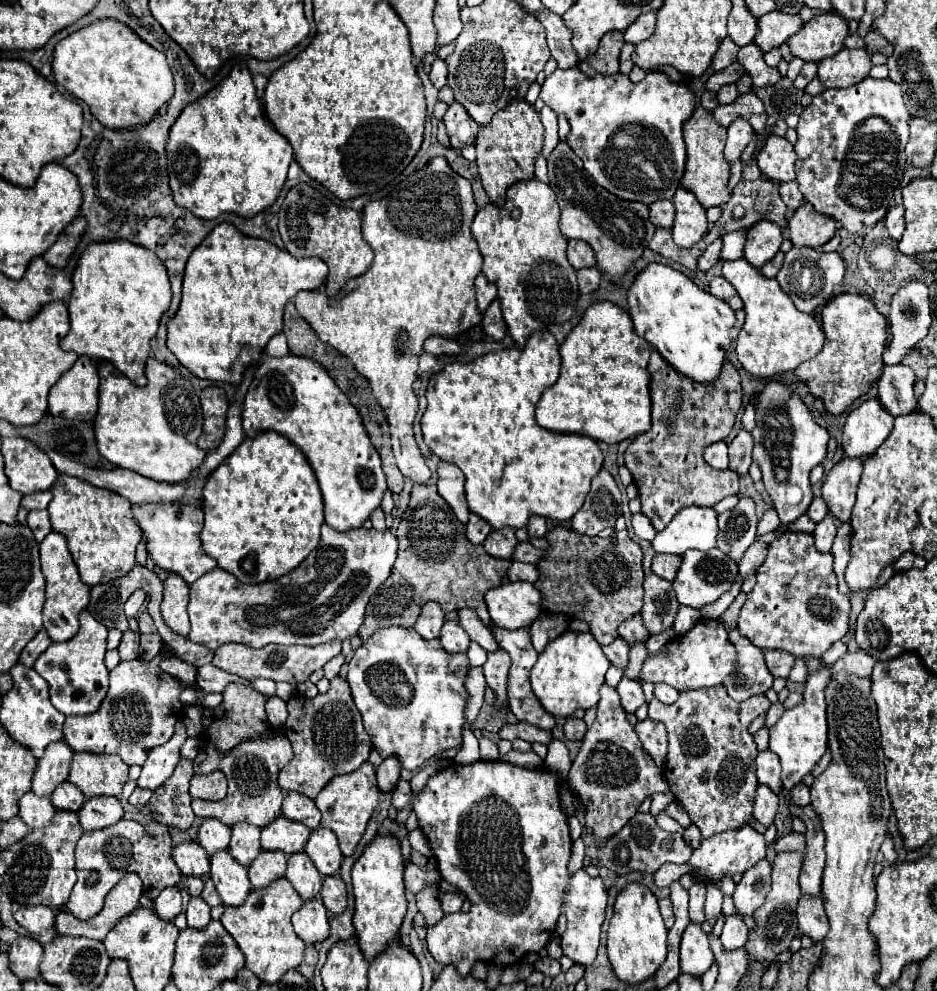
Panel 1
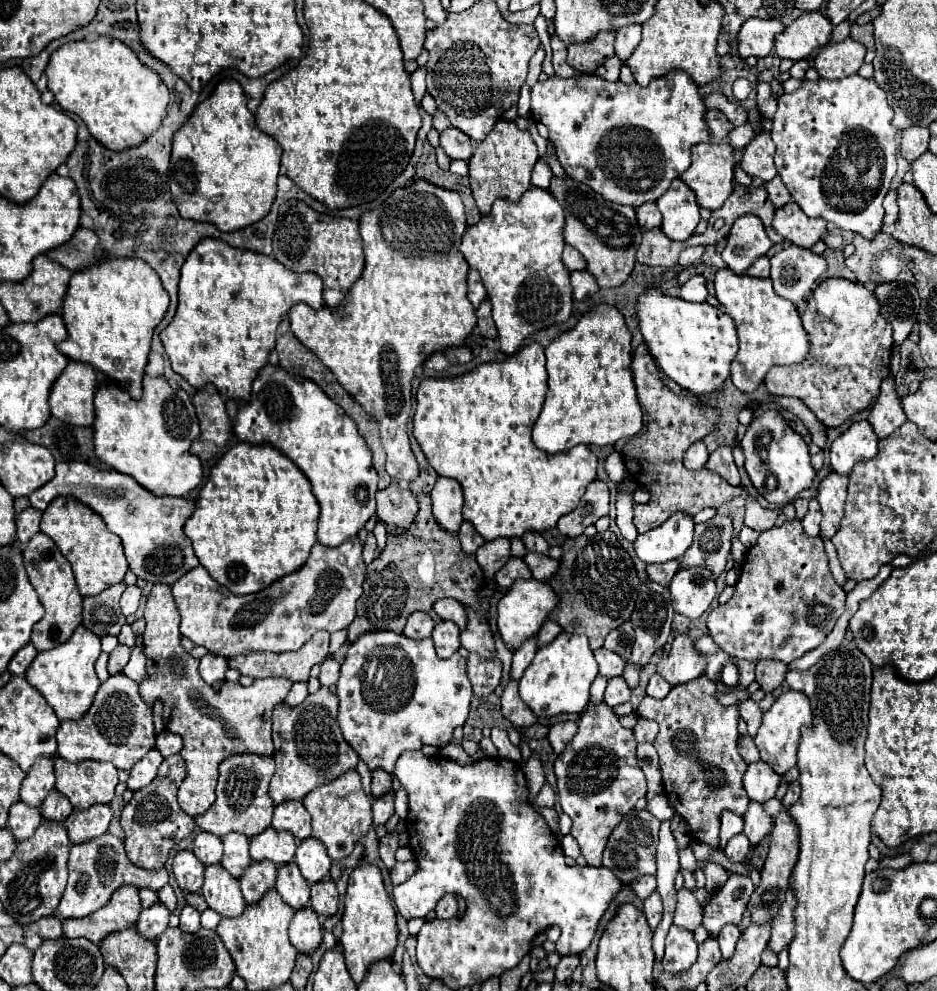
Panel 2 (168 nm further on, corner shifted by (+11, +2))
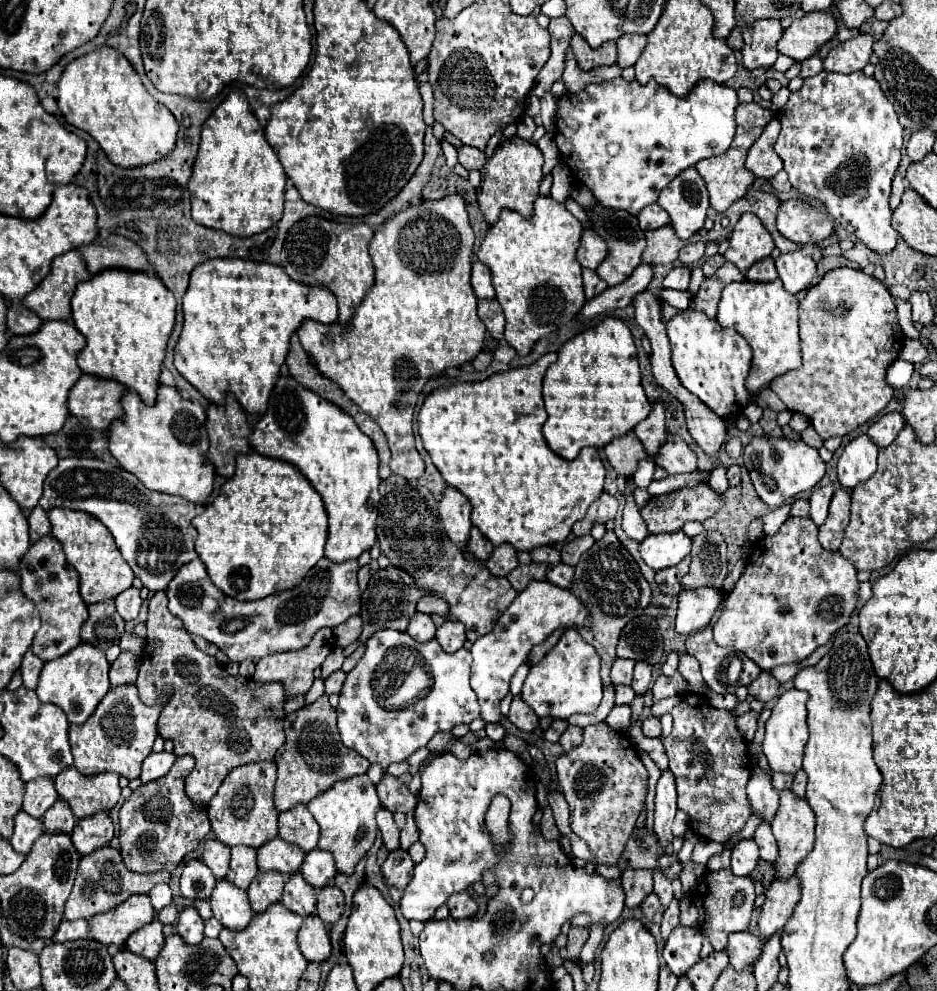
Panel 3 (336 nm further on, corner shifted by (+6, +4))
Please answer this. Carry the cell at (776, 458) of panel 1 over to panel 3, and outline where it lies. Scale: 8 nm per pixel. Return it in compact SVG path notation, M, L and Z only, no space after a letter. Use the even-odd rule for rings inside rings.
M770 436L754 438L744 448L744 466L750 472L756 494L764 504L772 508L778 508L796 494L814 488L826 472L826 464L816 448L810 448L802 440L786 440L786 438L770 438Z

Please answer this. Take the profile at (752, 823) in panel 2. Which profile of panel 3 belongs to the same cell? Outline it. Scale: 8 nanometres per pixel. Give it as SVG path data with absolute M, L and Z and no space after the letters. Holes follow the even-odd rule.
M762 822L762 824L756 828L754 842L756 842L758 848L760 848L760 858L766 860L766 862L770 862L772 866L776 866L776 860L778 860L778 844L776 844L776 838L774 838L768 822Z

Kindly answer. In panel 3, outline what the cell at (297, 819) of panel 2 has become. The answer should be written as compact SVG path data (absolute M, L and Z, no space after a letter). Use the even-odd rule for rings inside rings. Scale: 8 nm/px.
M298 804L292 810L280 812L278 822L280 822L280 834L278 836L282 840L296 844L304 852L310 852L318 846L320 826L304 804Z

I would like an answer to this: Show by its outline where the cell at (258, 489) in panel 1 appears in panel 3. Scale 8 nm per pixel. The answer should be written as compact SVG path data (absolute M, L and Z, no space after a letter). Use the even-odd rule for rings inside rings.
M256 452L236 458L236 474L222 486L212 504L192 524L198 530L196 552L202 558L210 580L230 598L260 600L298 586L310 568L324 556L328 516L320 494L292 464L260 456Z

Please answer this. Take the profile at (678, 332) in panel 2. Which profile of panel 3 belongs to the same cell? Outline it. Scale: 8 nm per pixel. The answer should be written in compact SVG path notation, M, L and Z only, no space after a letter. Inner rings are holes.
M696 310L678 312L666 328L672 344L672 366L680 378L680 384L698 396L698 400L716 416L730 420L738 418L750 402L750 392L744 382L750 372L752 350L744 338L734 330L722 328L718 320L712 320Z

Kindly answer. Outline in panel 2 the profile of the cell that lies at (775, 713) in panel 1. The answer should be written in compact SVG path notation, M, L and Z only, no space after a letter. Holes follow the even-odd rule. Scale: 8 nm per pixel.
M749 698L749 700L745 700L745 702L739 706L739 710L741 710L741 718L747 722L747 732L749 732L749 736L755 736L759 724L761 724L761 714L763 714L761 708L759 708L759 704Z

